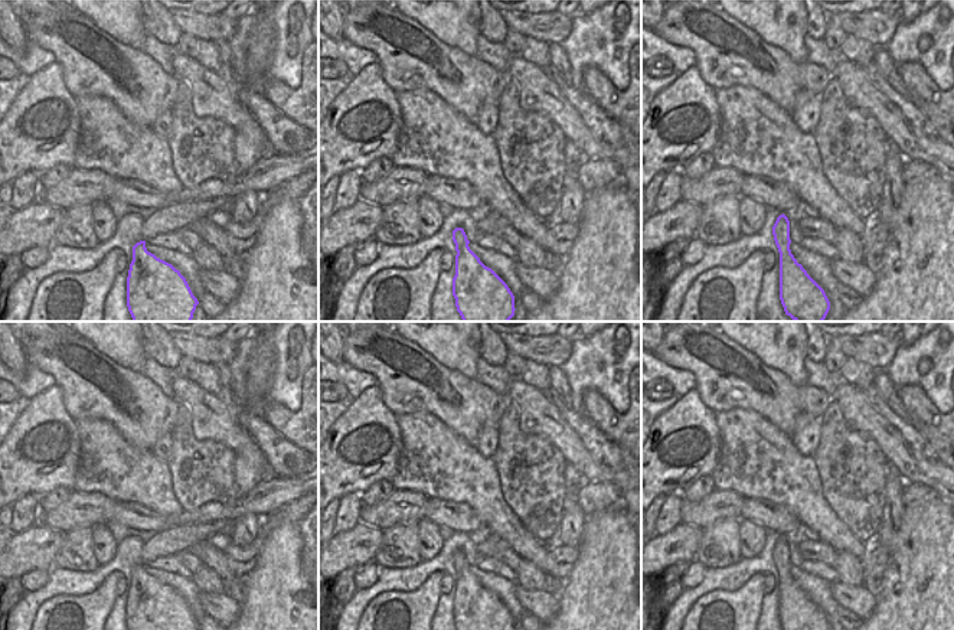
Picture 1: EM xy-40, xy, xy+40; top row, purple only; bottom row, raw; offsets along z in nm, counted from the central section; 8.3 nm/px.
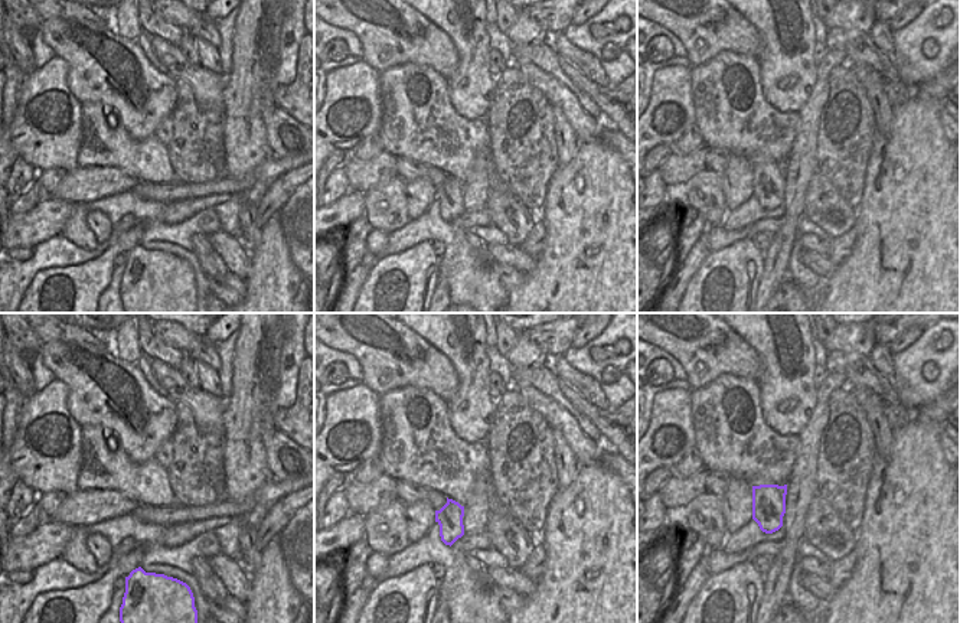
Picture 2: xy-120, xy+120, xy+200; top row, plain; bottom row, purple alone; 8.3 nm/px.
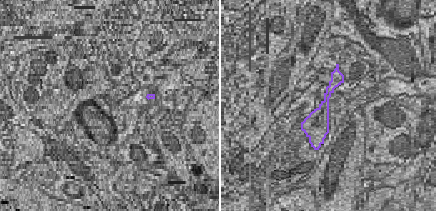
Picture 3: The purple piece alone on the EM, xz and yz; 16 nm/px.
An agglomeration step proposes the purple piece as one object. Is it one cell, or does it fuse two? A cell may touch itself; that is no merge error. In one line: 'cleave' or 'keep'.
keep

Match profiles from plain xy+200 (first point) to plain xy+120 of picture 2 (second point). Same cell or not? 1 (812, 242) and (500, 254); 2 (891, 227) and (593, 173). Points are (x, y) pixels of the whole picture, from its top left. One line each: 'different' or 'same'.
1: same
2: same

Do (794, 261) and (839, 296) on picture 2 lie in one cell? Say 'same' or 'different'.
different

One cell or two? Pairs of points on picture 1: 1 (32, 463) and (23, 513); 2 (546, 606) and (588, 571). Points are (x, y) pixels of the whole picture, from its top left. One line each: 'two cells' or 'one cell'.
1: two cells
2: two cells

